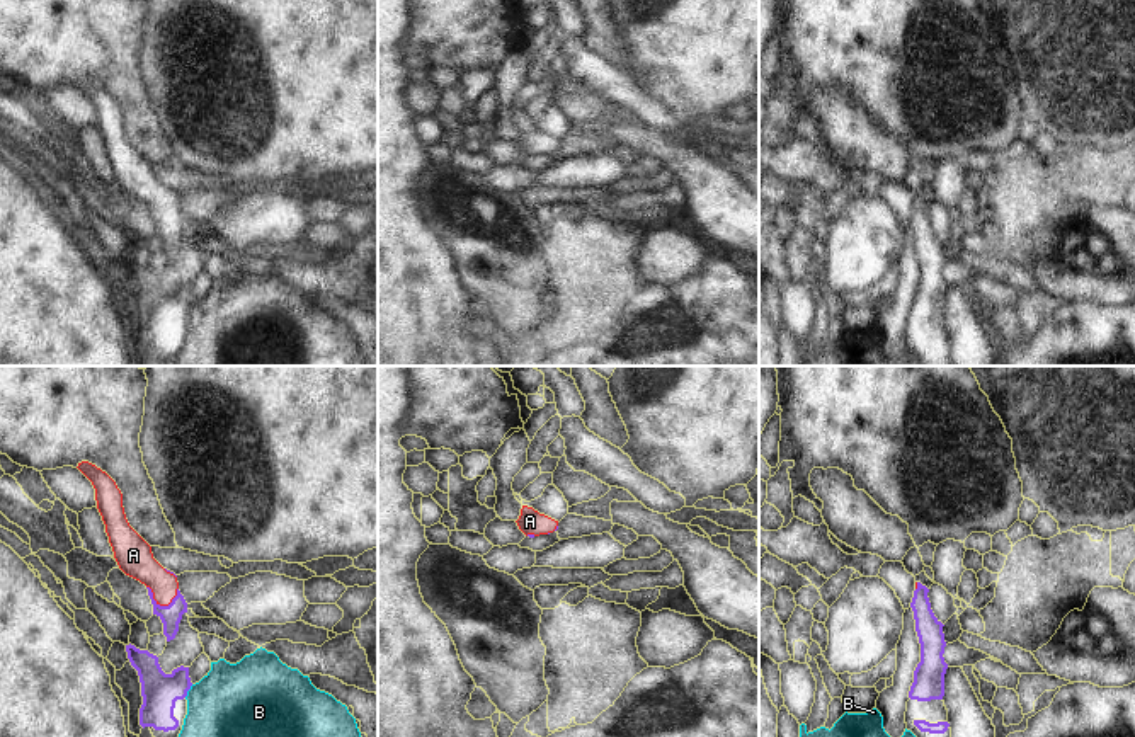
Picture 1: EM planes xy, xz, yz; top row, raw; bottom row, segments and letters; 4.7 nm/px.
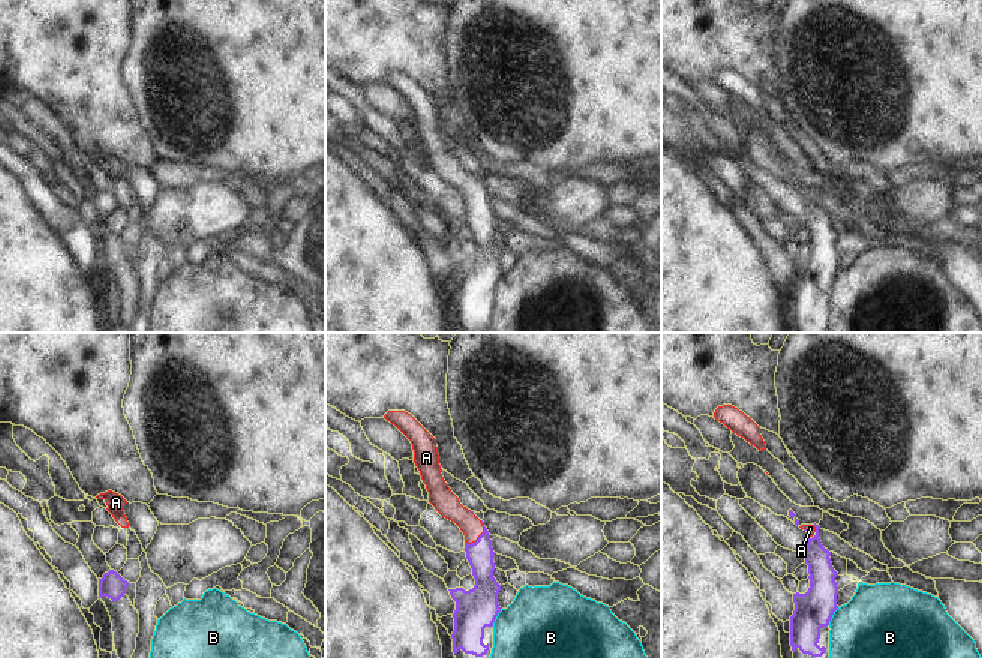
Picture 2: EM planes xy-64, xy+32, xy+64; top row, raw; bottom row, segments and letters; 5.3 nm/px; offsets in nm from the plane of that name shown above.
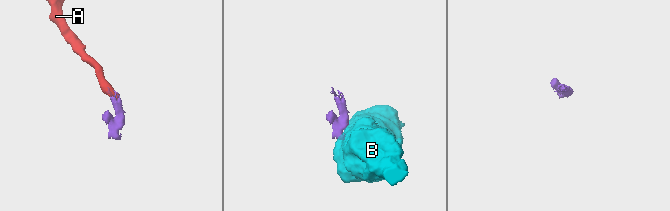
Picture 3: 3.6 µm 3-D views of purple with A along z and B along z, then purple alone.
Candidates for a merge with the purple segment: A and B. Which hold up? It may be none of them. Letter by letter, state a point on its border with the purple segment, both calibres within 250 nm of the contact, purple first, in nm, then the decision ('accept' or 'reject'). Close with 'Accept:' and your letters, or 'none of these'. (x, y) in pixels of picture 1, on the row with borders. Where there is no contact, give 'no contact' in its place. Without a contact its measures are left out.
A: xy (159, 605) | 100/170 nm | accept
B: xy (188, 690) | 170/360 nm | reject
Accept: A

